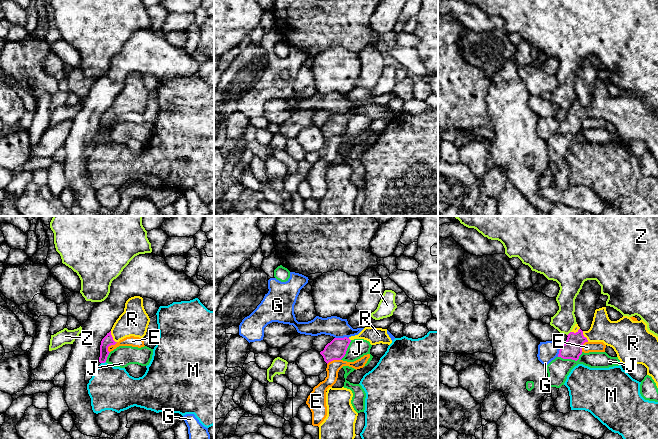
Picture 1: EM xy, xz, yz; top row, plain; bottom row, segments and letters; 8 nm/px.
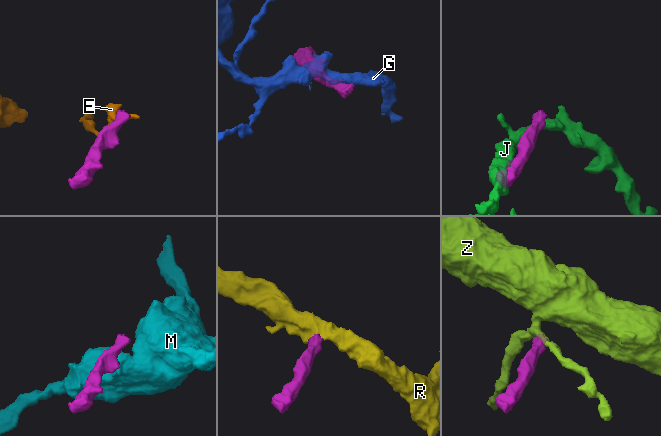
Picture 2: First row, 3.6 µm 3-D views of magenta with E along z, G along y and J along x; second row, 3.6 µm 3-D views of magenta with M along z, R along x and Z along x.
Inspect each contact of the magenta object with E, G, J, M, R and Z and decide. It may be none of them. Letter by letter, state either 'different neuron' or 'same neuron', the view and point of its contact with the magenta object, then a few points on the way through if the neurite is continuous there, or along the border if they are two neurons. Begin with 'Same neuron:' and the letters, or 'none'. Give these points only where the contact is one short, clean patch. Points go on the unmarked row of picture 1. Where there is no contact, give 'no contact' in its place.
Same neuron: R
E: different neuron | xy (111, 120) | along xy (117, 118), (110, 121), (107, 126)
G: different neuron | xz (341, 114)
J: different neuron | yz (571, 134)
M: different neuron | xy (103, 138) | along xy (105, 137), (101, 139)
R: same neuron | xy (112, 113) | across xy (107, 117), (112, 113), (123, 103), (134, 97)
Z: different neuron | yz (569, 109) | along yz (570, 107), (567, 111)

